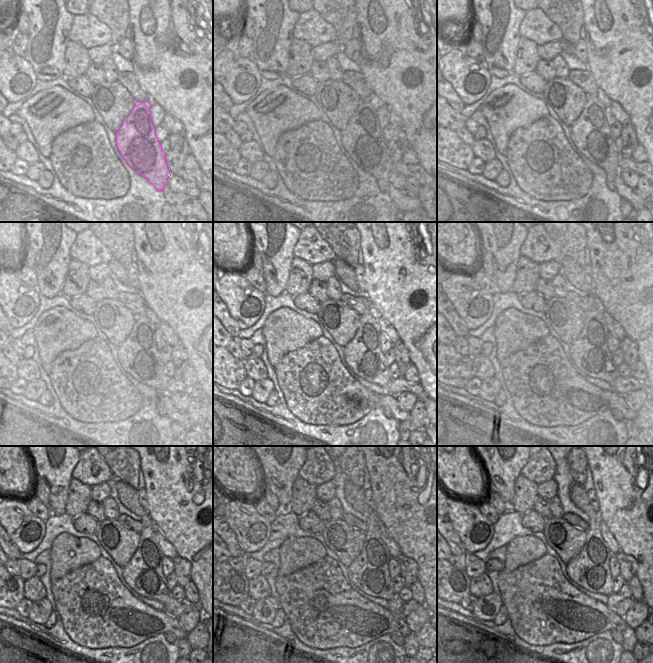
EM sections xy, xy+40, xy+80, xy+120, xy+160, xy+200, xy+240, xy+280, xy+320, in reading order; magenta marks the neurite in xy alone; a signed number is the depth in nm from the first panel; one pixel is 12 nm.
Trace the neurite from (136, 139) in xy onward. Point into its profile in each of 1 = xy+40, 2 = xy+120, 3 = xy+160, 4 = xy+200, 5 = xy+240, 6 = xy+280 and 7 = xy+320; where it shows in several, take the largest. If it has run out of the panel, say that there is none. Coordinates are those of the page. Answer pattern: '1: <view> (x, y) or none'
1: xy+40 (362, 139)
2: xy+120 (139, 356)
3: xy+160 (363, 354)
4: xy+200 (589, 352)
5: xy+240 (143, 573)
6: xy+280 (369, 572)
7: xy+320 (590, 569)

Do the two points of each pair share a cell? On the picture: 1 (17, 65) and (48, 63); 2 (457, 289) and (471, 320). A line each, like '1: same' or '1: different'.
1: different
2: same

